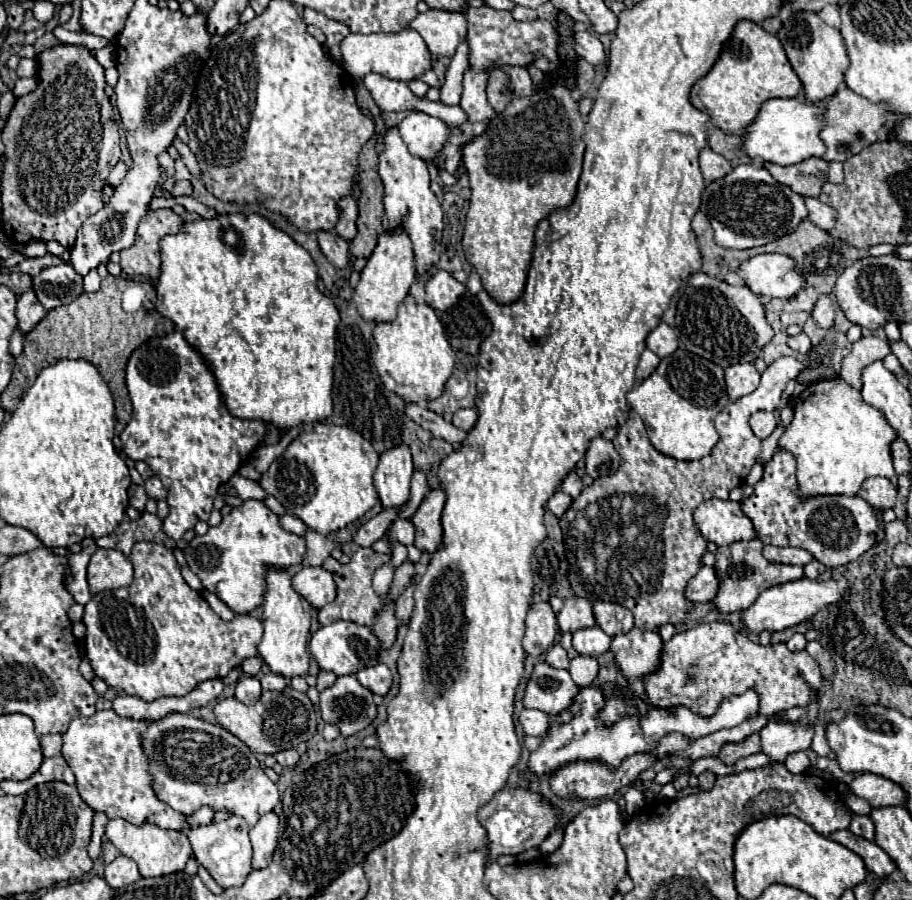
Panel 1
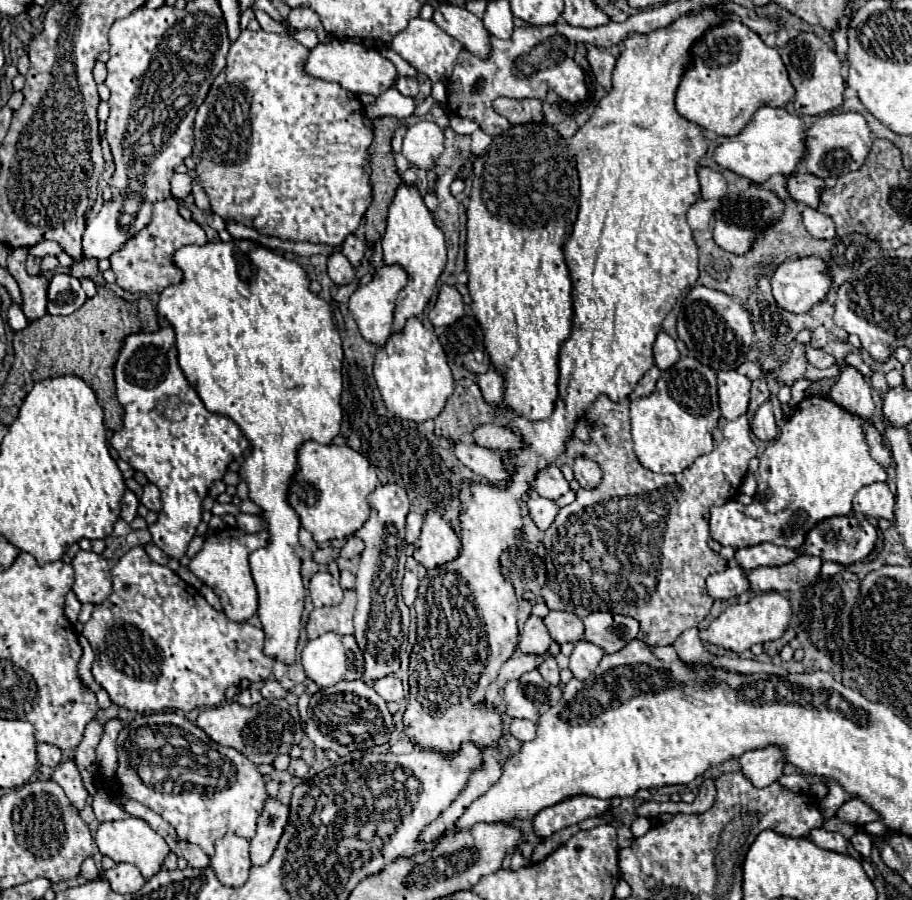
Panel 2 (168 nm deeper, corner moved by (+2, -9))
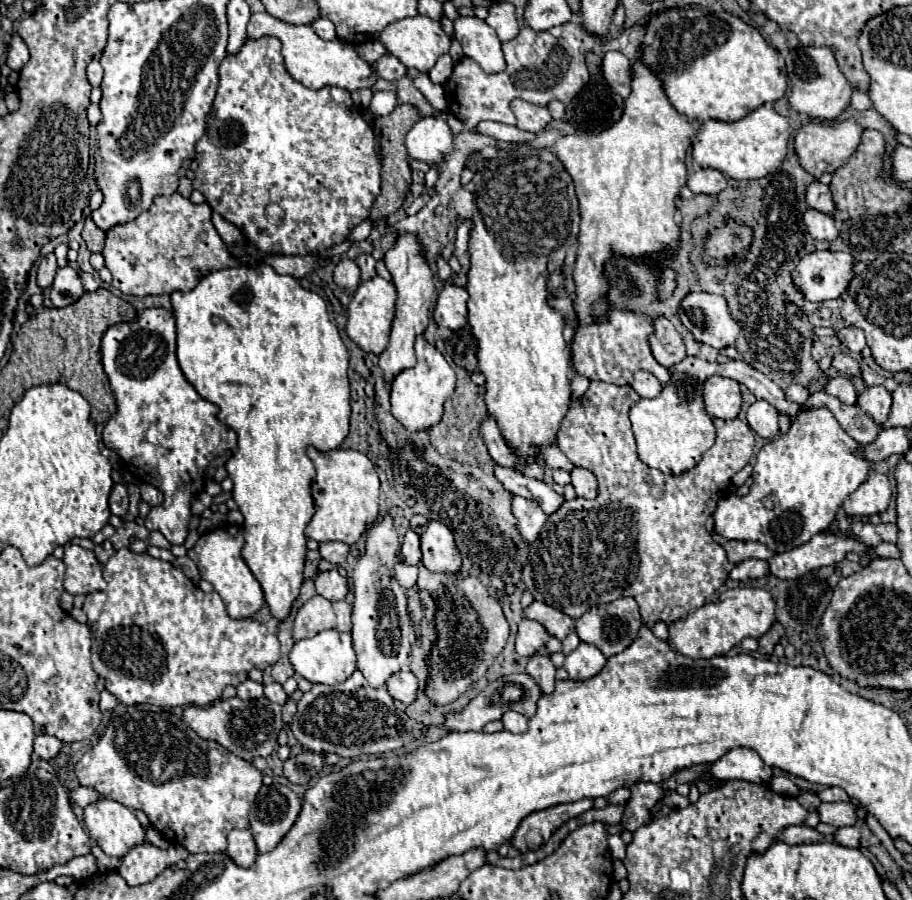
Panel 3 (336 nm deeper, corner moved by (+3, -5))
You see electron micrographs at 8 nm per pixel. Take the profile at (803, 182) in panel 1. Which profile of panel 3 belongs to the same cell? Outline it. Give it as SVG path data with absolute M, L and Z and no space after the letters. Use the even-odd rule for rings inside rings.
M814 180L812 184L808 184L806 188L806 202L810 208L832 214L834 210L834 202L830 196L830 188L826 184L822 184L820 180Z

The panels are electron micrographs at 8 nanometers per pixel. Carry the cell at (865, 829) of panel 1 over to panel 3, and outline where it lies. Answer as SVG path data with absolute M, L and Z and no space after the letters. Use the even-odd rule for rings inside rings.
M856 826L838 828L838 832L836 832L836 842L842 844L842 846L860 848L860 840L862 840L862 834L860 834L860 830Z

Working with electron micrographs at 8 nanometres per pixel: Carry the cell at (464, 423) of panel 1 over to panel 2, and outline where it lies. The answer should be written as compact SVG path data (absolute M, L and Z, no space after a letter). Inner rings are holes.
M495 424L479 426L473 432L473 440L475 440L477 446L499 448L499 450L505 450L505 452L527 448L527 442L523 440L523 436L519 432L515 432L507 426L495 426Z

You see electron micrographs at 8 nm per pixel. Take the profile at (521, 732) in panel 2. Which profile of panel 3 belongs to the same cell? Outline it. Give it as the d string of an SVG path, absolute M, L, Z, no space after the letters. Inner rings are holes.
M512 710L502 716L502 722L504 722L504 728L512 734L524 734L528 730L528 718Z

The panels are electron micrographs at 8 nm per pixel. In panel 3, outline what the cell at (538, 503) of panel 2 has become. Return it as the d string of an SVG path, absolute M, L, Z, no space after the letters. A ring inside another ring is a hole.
M514 496L512 498L512 512L518 518L518 528L520 534L526 542L534 542L546 522L546 514L544 510L540 510L540 506L528 498L522 496Z

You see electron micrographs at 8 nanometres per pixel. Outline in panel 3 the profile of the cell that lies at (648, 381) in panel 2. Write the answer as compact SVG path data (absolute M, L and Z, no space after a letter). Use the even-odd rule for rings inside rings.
M638 370L634 374L634 382L632 382L632 388L642 396L642 398L654 398L660 394L662 390L662 384L658 382L658 378L650 372L644 372L644 370Z

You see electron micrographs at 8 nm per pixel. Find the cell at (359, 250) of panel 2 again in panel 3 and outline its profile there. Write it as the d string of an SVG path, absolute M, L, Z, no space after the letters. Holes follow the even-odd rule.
M358 254L356 264L362 270L362 280L370 280L370 278L376 276L376 270L374 270L376 262L374 262L374 258L370 254Z

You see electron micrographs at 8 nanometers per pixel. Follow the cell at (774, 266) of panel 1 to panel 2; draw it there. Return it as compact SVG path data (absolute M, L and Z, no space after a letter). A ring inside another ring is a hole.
M807 256L807 258L783 262L777 268L771 286L773 286L773 296L781 308L801 314L801 312L809 312L815 304L827 298L831 290L831 282L833 278L831 278L831 268L827 266L827 262L823 262L819 256Z

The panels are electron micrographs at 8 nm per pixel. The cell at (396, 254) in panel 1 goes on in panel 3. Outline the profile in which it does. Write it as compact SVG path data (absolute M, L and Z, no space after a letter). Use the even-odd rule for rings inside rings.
M374 276L368 282L362 282L358 286L358 290L354 292L352 302L348 304L348 324L346 324L348 336L362 350L380 354L388 346L390 326L392 326L392 320L394 320L394 304L396 304L396 288L390 280Z

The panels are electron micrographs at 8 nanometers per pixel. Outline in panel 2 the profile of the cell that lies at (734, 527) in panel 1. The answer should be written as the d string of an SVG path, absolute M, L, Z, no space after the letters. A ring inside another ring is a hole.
M809 396L799 402L795 414L781 428L779 438L759 458L753 502L747 506L739 502L715 506L709 520L711 538L735 550L763 542L799 550L817 522L849 514L861 486L887 480L883 466L869 456L865 434L861 434L859 426L861 420L821 396Z

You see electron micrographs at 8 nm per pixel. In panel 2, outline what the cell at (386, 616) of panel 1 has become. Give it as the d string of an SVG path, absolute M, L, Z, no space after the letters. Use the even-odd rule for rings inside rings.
M381 484L369 496L371 516L357 536L365 542L361 562L355 574L357 610L353 618L355 640L365 658L365 682L375 682L399 670L399 652L407 646L411 614L401 598L401 580L405 570L405 516L409 498L397 484Z

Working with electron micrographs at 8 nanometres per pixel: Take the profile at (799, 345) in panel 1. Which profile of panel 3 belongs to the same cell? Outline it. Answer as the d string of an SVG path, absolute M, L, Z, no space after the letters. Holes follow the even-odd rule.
M838 350L834 356L832 356L832 366L834 366L838 372L848 374L848 376L860 374L860 366L858 366L858 362L856 362L854 358L850 358L848 354L840 352L840 350Z

